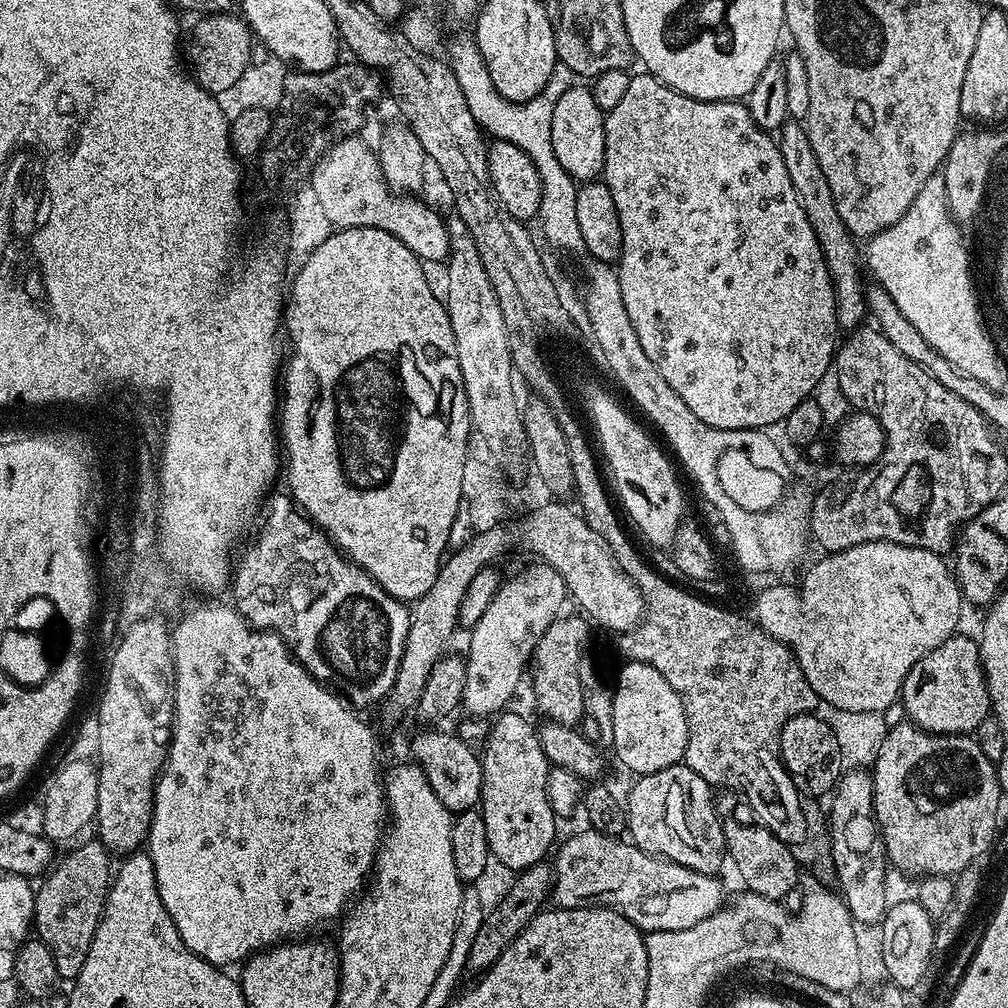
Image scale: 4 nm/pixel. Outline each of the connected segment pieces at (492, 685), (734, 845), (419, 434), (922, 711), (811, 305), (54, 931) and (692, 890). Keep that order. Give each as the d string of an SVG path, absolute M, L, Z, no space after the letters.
M532 562L536 564L532 564L528 569L525 570L524 573L521 574L517 580L508 580L505 579L503 583L501 583L500 588L494 594L494 598L490 602L490 606L486 606L486 614L482 614L482 618L478 618L478 622L470 629L470 635L472 636L468 640L468 656L466 655L466 659L464 660L464 669L466 670L466 682L464 683L464 698L462 701L462 708L467 715L470 716L483 716L485 718L495 717L497 714L505 711L509 707L508 704L512 700L512 695L516 692L516 687L520 684L520 679L525 679L526 669L529 667L532 652L538 646L538 642L542 638L542 634L546 634L546 630L554 621L565 611L564 608L564 596L566 600L566 589L564 587L564 580L556 571L554 571L550 565L545 564L543 562Z
M725 817L722 822L723 836L725 842L725 851L727 852L729 861L733 862L739 876L742 878L744 885L749 891L758 893L759 896L770 898L771 900L785 899L785 895L790 893L796 884L800 867L793 857L792 849L788 844L778 839L776 835L764 825L756 822L740 822L734 818Z
M351 228L351 229L350 229L350 230L342 230L342 231L341 231L341 232L339 232L339 233L338 233L338 234L334 234L334 235L333 235L333 236L331 236L331 237L330 237L330 238L326 238L326 242L322 242L322 246L318 246L318 247L317 247L317 248L315 248L315 250L314 250L314 251L313 251L313 252L309 252L309 253L308 253L308 255L307 255L307 257L306 257L306 259L305 259L305 260L304 260L304 261L303 261L303 263L301 263L301 264L304 264L304 265L302 265L302 266L301 266L301 268L300 268L300 273L298 273L298 274L297 274L297 276L296 276L296 281L294 281L294 282L293 282L293 284L292 284L292 297L290 297L290 298L289 298L289 300L288 300L288 297L287 297L287 300L286 300L286 311L285 311L285 312L284 312L284 313L283 313L283 316L282 316L282 324L283 324L283 327L284 327L284 328L285 328L285 329L286 329L286 332L287 332L287 328L288 328L288 340L289 340L289 342L290 342L290 343L292 343L292 353L290 353L290 354L289 354L289 356L288 356L288 353L287 353L287 356L286 356L286 363L285 363L285 364L284 364L284 365L283 365L283 368L282 368L282 395L281 395L281 396L280 396L280 397L279 397L279 400L278 400L278 440L279 440L279 443L280 443L280 444L281 444L281 445L282 445L282 460L283 460L283 463L284 463L284 464L285 464L285 465L286 465L286 472L287 472L287 468L288 468L288 488L289 488L289 489L288 489L288 488L287 488L287 491L288 491L288 492L289 492L289 493L290 493L290 495L291 495L291 497L292 497L292 499L293 499L293 501L294 501L294 504L295 504L295 507L296 507L296 508L297 508L297 509L299 509L299 511L301 511L301 512L303 512L303 513L304 513L304 515L305 515L305 516L307 516L307 517L308 517L308 519L309 519L309 520L311 520L311 521L312 521L312 523L313 523L313 524L315 524L315 525L316 525L316 527L317 527L317 528L319 528L319 529L320 529L320 531L321 531L321 532L324 532L324 533L325 533L325 534L327 534L327 535L328 535L328 538L329 538L329 540L331 540L331 541L332 541L332 543L333 543L333 544L335 544L335 545L336 545L336 547L337 547L337 548L339 548L339 549L340 549L340 551L341 551L341 552L343 552L343 553L344 553L344 555L345 555L345 556L347 556L347 557L348 557L348 559L349 559L349 560L351 560L351 561L352 561L352 563L353 563L353 564L356 564L356 565L357 565L357 566L358 566L358 567L360 567L360 568L361 568L361 569L362 569L362 570L363 570L363 571L364 571L364 573L365 573L365 574L367 574L367 576L369 576L369 577L370 577L370 578L374 578L374 582L378 582L378 586L382 586L382 590L386 590L386 594L390 594L390 595L391 595L391 596L393 596L393 597L394 597L394 599L396 599L396 600L402 600L402 601L405 601L405 602L415 602L415 601L417 601L417 600L420 600L420 599L422 599L422 597L424 597L424 595L426 595L426 594L427 594L427 592L428 592L428 591L429 591L429 590L430 590L430 586L434 586L434 582L435 582L435 581L436 581L436 579L437 579L437 578L438 578L438 570L439 570L439 569L440 569L440 566L441 566L441 563L442 563L442 561L443 561L443 560L444 560L444 559L445 559L445 556L446 556L446 553L447 553L447 552L448 552L448 551L449 551L449 546L448 546L448 535L449 535L449 534L450 534L450 530L451 530L451 529L452 529L452 527L453 527L453 526L454 526L454 522L455 522L455 518L456 518L456 516L457 516L457 515L459 515L459 502L460 502L460 500L461 500L461 499L463 499L463 494L462 494L462 470L463 470L463 463L464 463L464 461L465 461L465 460L466 460L466 458L467 458L467 450L468 450L468 436L469 436L469 434L470 434L470 433L471 433L471 431L472 431L472 420L471 420L471 418L470 418L470 416L469 416L469 413L468 413L468 404L467 404L467 396L466 396L466 390L465 390L465 389L464 389L464 386L463 386L463 380L462 380L462 372L461 372L461 370L460 370L460 369L459 369L459 364L458 364L458 350L456 350L456 349L455 349L455 338L454 338L454 330L452 330L452 329L451 329L451 318L450 318L450 316L449 316L449 315L448 315L448 309L447 309L447 308L445 308L445 303L444 303L444 301L443 301L443 299L441 299L441 297L440 297L440 296L439 296L439 295L438 295L438 292L437 292L437 296L436 296L436 292L435 292L435 290L434 290L434 289L432 289L432 284L431 284L431 282L430 282L430 281L428 281L428 276L427 276L427 274L426 274L426 273L424 273L424 268L425 268L425 265L424 265L424 264L423 264L423 263L422 263L422 261L421 261L421 259L420 259L420 257L418 257L418 256L416 256L416 255L415 255L415 254L414 254L414 253L412 253L412 251L410 251L410 250L409 250L409 248L407 248L407 246L405 246L405 245L404 245L404 244L403 244L403 243L402 243L402 242L398 242L398 238L394 238L394 234L386 234L386 230L378 230L378 229L377 229L377 228Z
M963 634L951 636L921 658L910 670L904 683L902 705L909 721L933 736L963 736L975 733L983 720L989 719L992 699L980 662L980 646Z
M651 74L644 76L633 75L626 86L626 94L618 101L618 106L614 106L604 117L604 171L602 179L610 190L610 198L614 198L614 210L618 212L618 222L622 226L622 250L620 258L615 265L614 271L618 280L618 286L622 290L622 306L626 306L626 314L630 314L630 326L634 326L634 334L638 334L638 342L642 342L642 350L646 350L646 358L654 362L658 374L698 414L706 426L714 426L722 430L738 430L739 428L754 428L757 430L771 429L771 424L779 425L788 419L789 414L798 406L798 402L809 399L819 389L822 376L827 368L834 364L834 357L838 347L838 325L836 322L836 291L832 285L832 279L828 273L828 267L824 261L824 251L818 246L818 238L814 238L814 230L806 218L806 210L802 210L802 202L798 202L798 194L794 190L794 182L790 182L790 174L786 171L786 162L782 162L779 143L763 128L757 126L754 118L750 118L748 105L744 102L734 100L695 100L670 86L663 84L659 78Z
M91 839L85 844L77 843L77 848L66 853L61 860L59 857L47 869L43 877L44 885L35 889L34 932L50 950L50 954L54 954L57 977L65 982L75 980L82 970L82 962L86 962L96 927L100 925L100 917L104 914L104 901L108 899L110 853L99 839Z
M587 831L570 837L561 848L559 845L555 849L556 864L550 893L555 907L613 908L647 934L686 930L725 903L724 888L715 875L707 876L660 856L652 856L627 839Z

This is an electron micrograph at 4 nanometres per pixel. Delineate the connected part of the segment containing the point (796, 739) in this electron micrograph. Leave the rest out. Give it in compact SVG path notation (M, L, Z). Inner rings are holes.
M804 712L801 716L790 718L782 726L780 731L780 761L784 764L784 769L788 772L788 777L796 783L797 788L801 793L812 795L812 798L820 798L816 796L827 797L829 793L835 789L842 775L842 763L840 757L840 750L838 746L838 739L831 729L831 726L826 721L822 721L819 715L812 712Z

